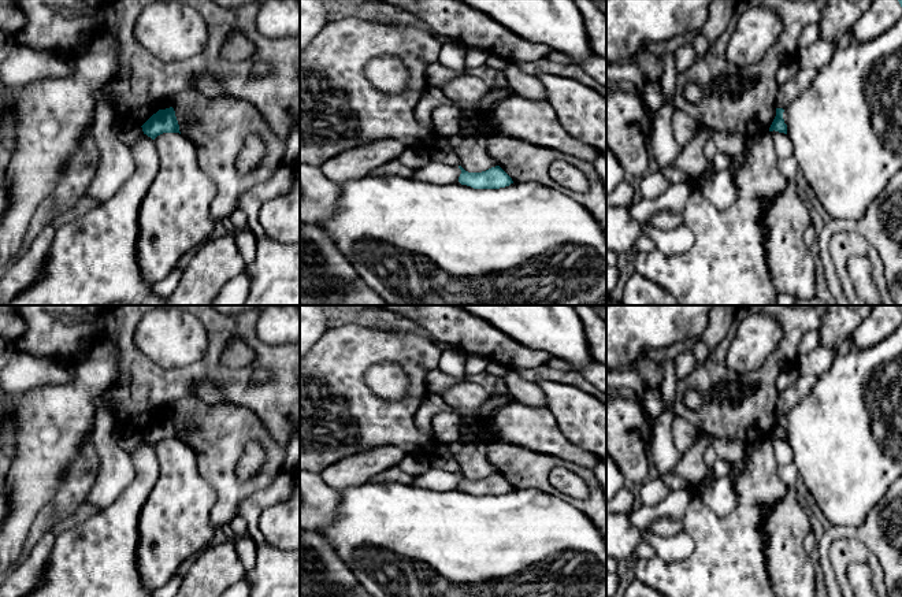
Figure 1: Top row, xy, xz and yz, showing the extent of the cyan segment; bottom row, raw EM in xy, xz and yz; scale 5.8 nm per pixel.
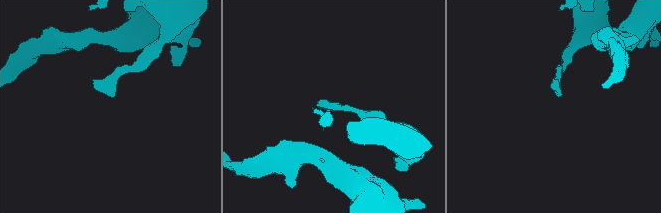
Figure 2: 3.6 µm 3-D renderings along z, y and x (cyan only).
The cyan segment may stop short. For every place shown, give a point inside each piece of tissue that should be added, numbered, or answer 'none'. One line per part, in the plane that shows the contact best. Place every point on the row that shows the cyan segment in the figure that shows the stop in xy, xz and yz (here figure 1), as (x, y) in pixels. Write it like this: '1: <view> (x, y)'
none

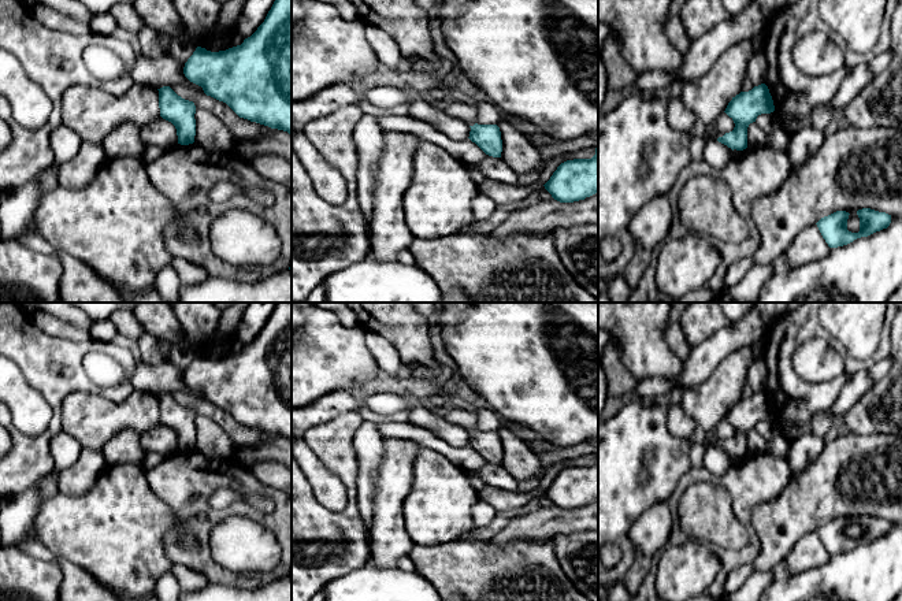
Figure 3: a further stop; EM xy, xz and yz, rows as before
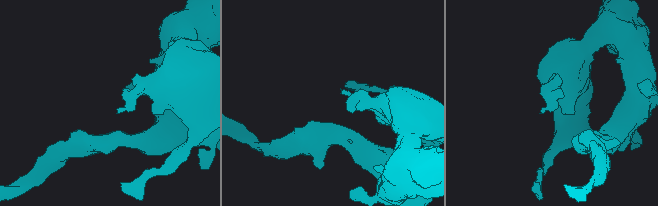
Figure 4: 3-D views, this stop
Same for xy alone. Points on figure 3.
1: xy (160, 132)

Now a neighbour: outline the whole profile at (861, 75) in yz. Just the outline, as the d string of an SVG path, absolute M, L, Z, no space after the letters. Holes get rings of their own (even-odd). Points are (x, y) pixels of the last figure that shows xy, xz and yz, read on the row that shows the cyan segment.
M868 63L855 66L832 99L831 108L843 110L873 78Z

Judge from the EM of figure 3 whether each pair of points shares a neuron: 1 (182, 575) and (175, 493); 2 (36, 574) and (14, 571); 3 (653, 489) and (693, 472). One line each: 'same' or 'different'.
1: different
2: same
3: different

